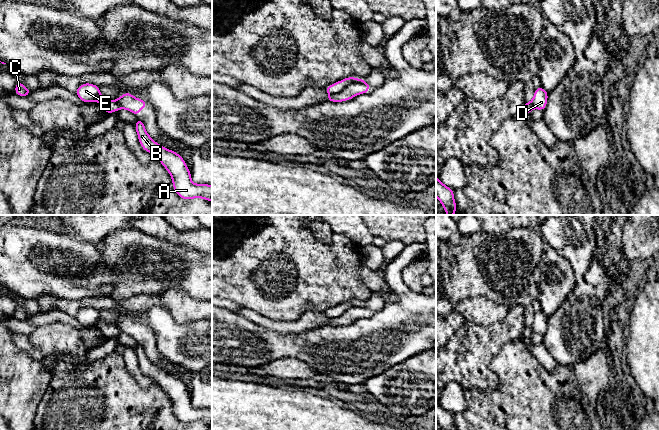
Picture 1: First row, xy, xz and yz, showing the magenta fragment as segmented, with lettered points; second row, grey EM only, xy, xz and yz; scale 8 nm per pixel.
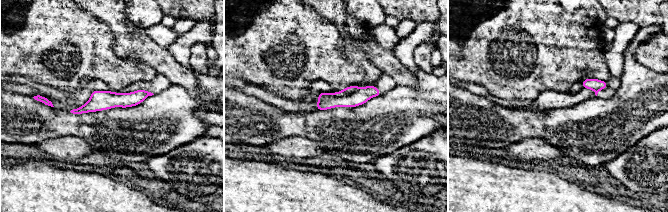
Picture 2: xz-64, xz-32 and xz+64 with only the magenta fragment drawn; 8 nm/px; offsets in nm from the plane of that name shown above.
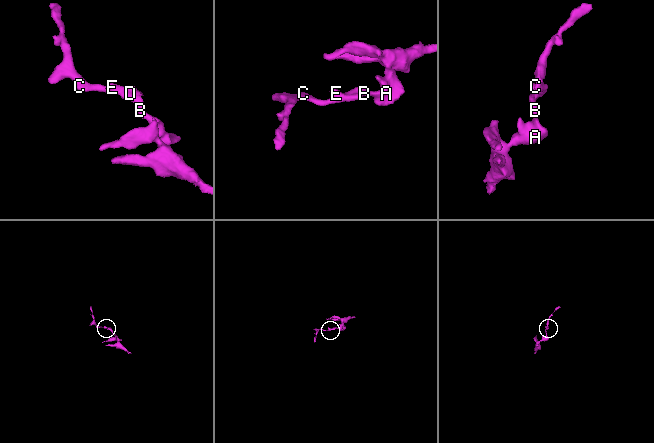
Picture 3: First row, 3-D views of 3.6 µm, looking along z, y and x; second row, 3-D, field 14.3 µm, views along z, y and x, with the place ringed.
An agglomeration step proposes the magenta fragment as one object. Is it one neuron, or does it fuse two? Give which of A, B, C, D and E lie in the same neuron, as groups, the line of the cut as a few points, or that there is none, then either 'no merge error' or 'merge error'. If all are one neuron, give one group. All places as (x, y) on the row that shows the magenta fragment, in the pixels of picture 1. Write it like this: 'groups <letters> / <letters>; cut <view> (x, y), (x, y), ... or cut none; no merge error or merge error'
groups A B / C D E; cut xz (364, 80), (350, 83), (342, 89), (329, 94); merge error

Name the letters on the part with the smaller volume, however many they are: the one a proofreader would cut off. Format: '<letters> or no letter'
C, D, E

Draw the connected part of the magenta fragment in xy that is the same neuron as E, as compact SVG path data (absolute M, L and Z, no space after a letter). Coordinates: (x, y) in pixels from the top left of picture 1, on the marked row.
M91 83L81 84L75 93L84 103L98 103L104 99L104 96L100 92L99 86Z

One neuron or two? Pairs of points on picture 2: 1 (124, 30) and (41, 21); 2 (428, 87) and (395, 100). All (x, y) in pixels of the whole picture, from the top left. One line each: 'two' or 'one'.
1: two
2: one

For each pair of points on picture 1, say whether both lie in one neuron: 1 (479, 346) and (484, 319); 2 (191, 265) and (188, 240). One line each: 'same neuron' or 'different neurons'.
1: different neurons
2: different neurons

